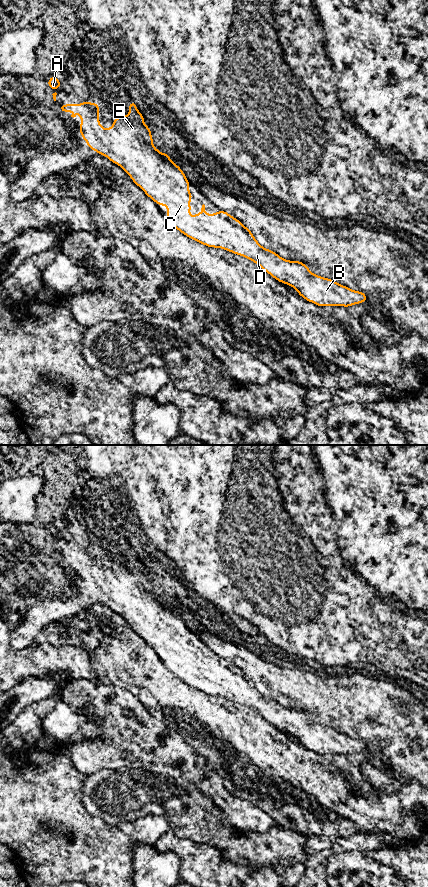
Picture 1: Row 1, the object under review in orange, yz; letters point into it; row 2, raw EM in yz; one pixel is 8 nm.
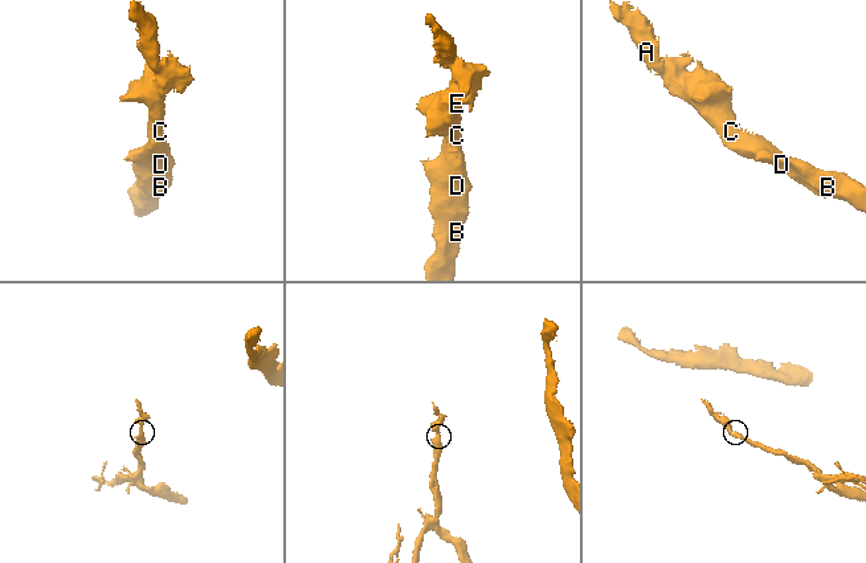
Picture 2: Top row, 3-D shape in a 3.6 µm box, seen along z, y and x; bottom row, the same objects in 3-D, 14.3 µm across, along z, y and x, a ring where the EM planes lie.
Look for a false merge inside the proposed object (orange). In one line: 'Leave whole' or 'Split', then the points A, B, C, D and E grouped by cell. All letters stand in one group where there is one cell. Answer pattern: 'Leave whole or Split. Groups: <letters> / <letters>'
Leave whole. Groups: A B C D E

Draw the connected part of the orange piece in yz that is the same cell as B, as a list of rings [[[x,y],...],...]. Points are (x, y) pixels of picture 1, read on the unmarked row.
[[[84,549],[80,553],[63,552],[59,558],[72,560],[73,566],[76,565],[76,561],[79,561],[81,563],[79,581],[87,590],[88,595],[119,613],[158,654],[168,654],[166,665],[171,667],[170,672],[187,685],[207,695],[222,696],[255,710],[274,727],[294,735],[301,745],[317,754],[331,753],[347,756],[366,750],[367,743],[363,740],[353,739],[334,728],[315,723],[301,709],[285,708],[272,698],[263,696],[247,675],[225,659],[219,658],[215,662],[206,662],[203,652],[200,662],[188,664],[187,662],[191,660],[190,647],[194,645],[189,641],[190,630],[181,616],[171,609],[168,601],[162,602],[154,595],[151,576],[144,572],[144,564],[136,554],[137,552],[131,549],[129,563],[114,566],[110,577],[100,574],[98,550],[94,552]]]

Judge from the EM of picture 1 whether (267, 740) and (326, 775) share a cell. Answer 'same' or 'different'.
same

